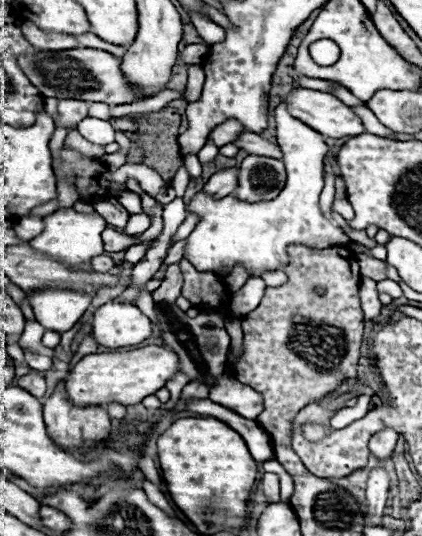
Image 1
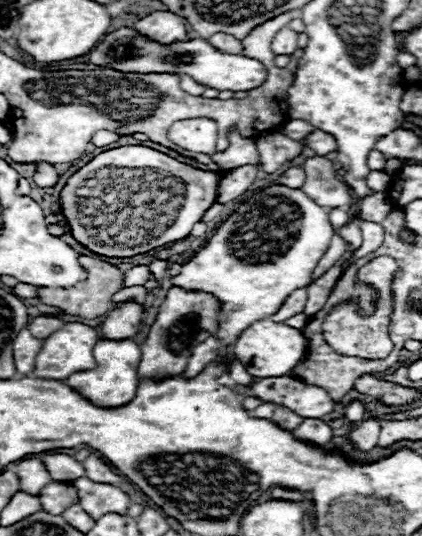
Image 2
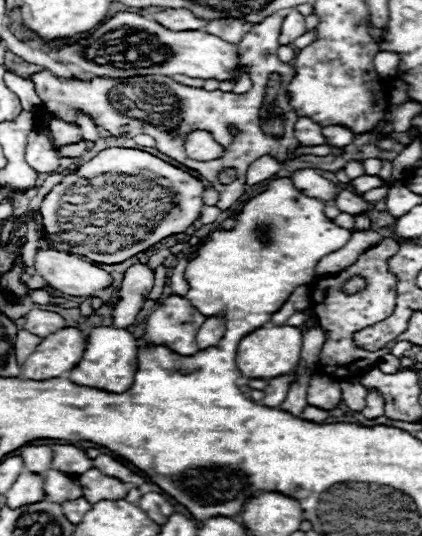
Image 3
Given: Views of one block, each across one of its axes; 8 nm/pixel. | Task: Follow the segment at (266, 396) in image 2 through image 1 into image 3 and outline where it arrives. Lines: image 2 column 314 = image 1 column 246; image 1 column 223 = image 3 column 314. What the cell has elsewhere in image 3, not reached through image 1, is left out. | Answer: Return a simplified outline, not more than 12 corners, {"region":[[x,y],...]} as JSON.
{"region":[[334,378],[310,380],[308,404],[332,410],[342,400]]}

